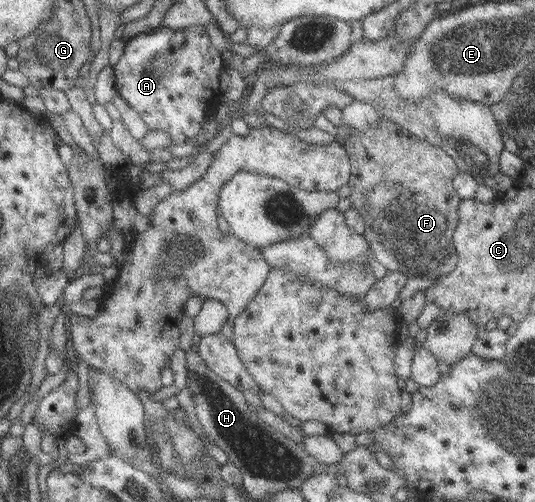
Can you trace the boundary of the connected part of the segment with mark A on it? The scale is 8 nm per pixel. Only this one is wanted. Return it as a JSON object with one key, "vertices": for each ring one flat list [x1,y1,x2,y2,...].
{"vertices":[[161,26,154,33,144,33,126,41,124,53,113,70,119,96,140,114,149,129,166,131,174,144,182,144,190,138,199,138,202,123,220,106,219,75,224,66,222,54,212,46,206,27,171,29]]}

